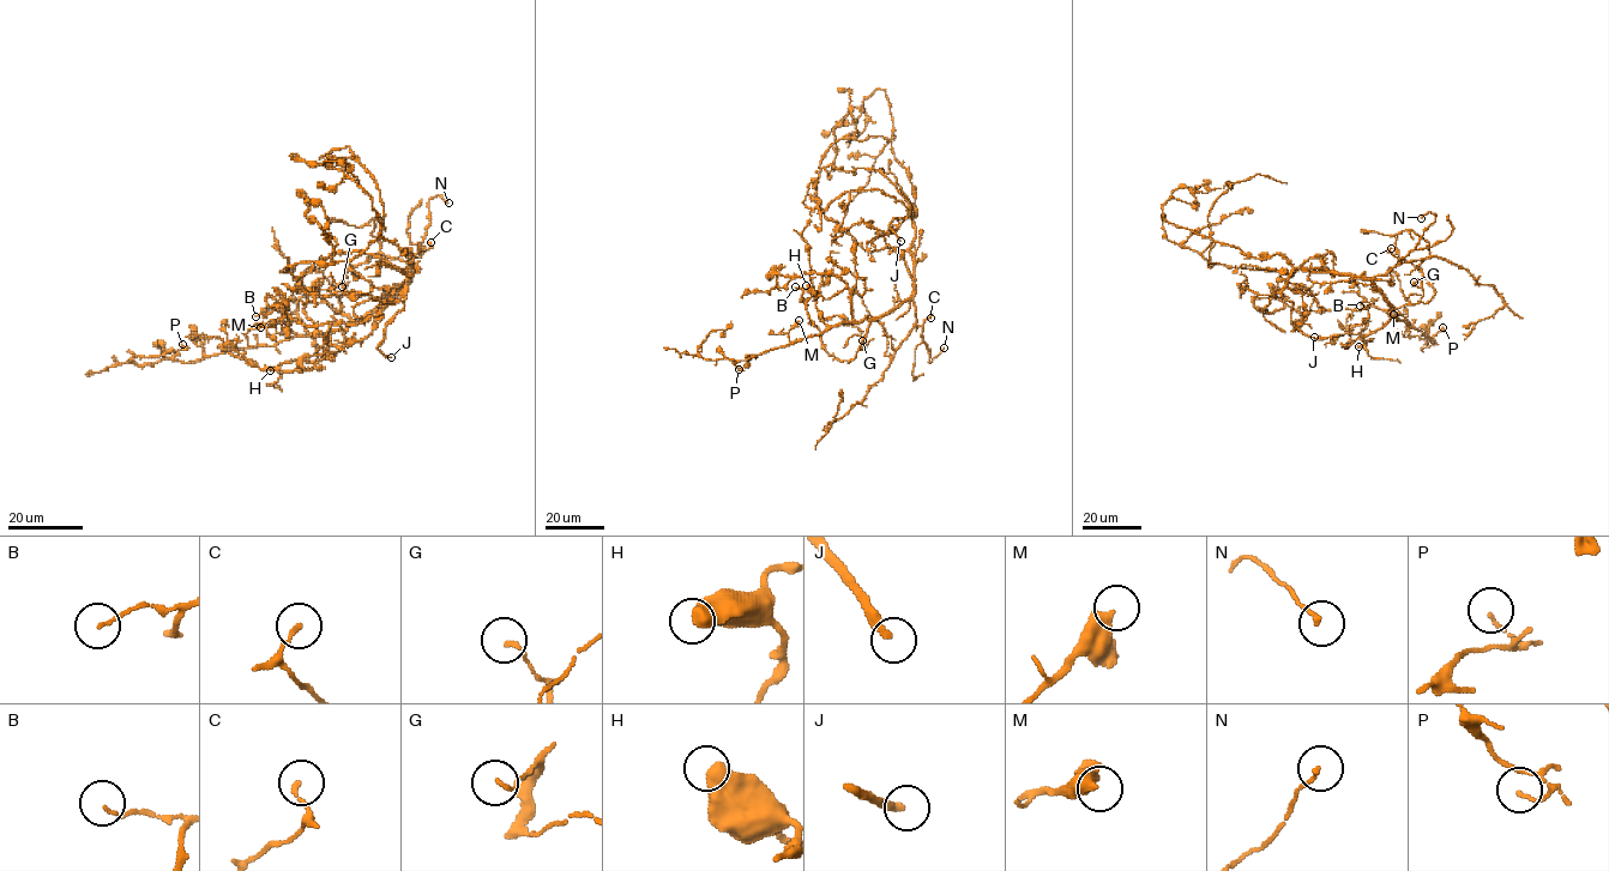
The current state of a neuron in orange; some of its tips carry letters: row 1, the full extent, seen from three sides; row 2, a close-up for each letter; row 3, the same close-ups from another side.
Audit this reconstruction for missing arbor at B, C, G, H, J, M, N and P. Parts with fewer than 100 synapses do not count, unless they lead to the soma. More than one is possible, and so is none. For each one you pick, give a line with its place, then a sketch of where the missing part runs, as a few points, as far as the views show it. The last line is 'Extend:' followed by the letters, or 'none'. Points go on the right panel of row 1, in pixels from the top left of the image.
J: place (1314, 337)
Extend: J

